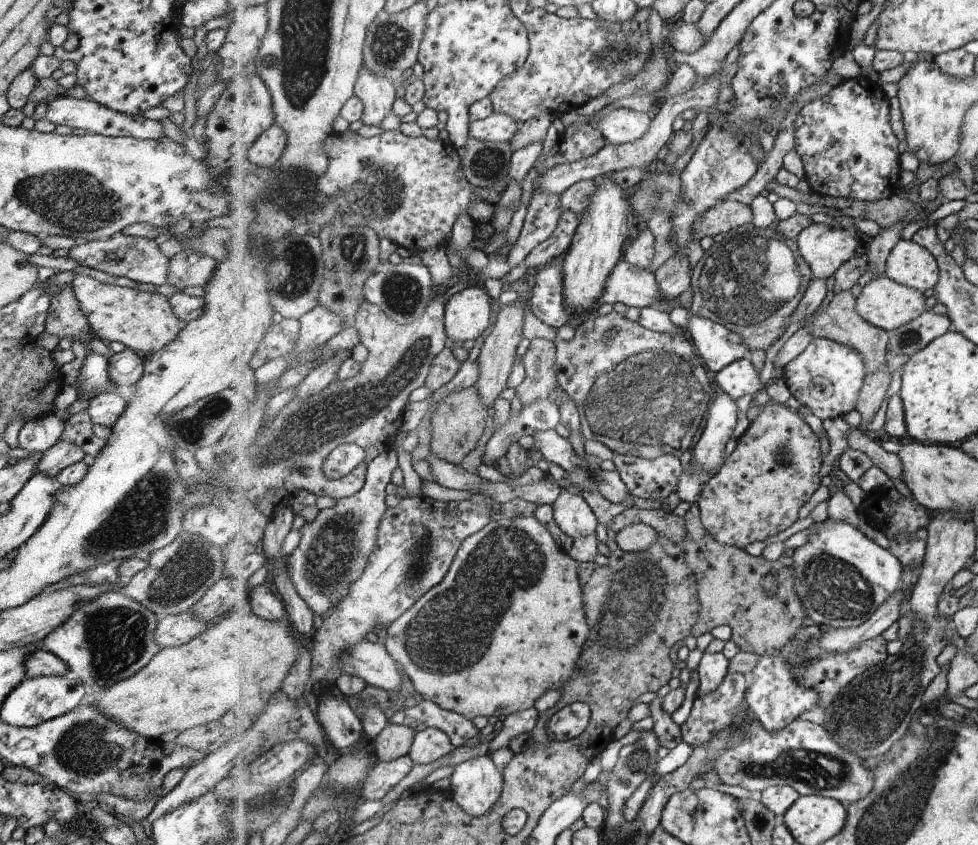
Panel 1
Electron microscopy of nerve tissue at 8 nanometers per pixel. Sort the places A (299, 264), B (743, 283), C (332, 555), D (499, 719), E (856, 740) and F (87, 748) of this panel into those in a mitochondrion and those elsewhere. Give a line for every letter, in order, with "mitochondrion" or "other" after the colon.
A: mitochondrion
B: mitochondrion
C: mitochondrion
D: other
E: mitochondrion
F: mitochondrion

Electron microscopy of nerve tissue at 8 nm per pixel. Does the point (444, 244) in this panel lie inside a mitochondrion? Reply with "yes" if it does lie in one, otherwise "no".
no

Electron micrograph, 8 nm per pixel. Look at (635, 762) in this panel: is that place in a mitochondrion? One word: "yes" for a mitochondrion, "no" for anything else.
yes

